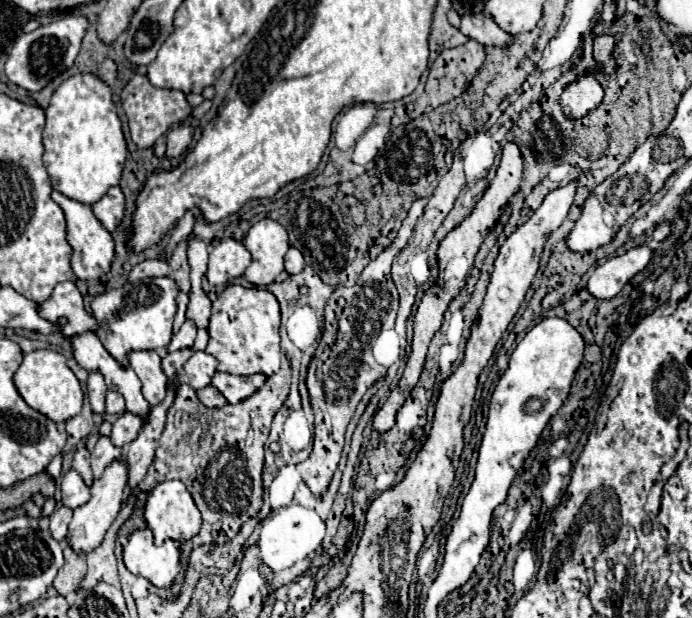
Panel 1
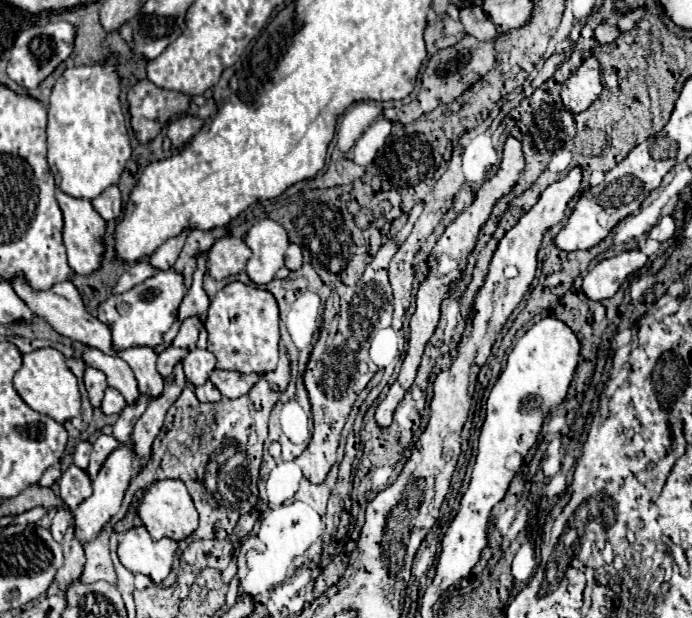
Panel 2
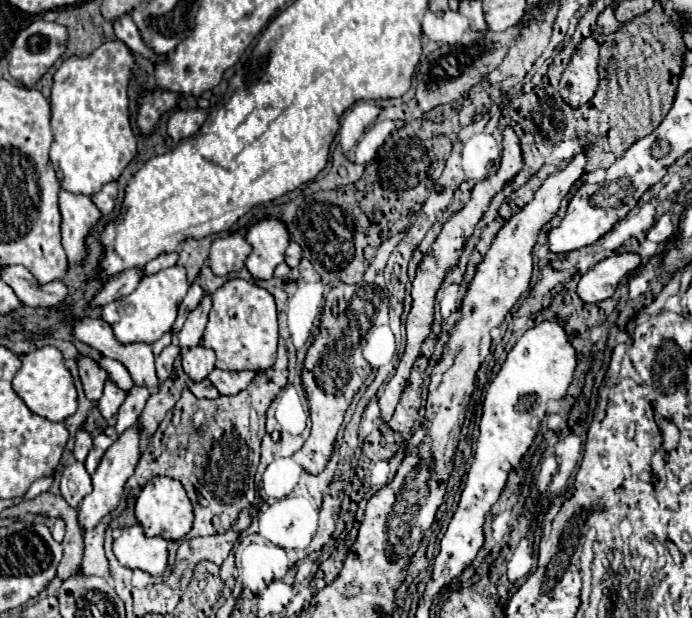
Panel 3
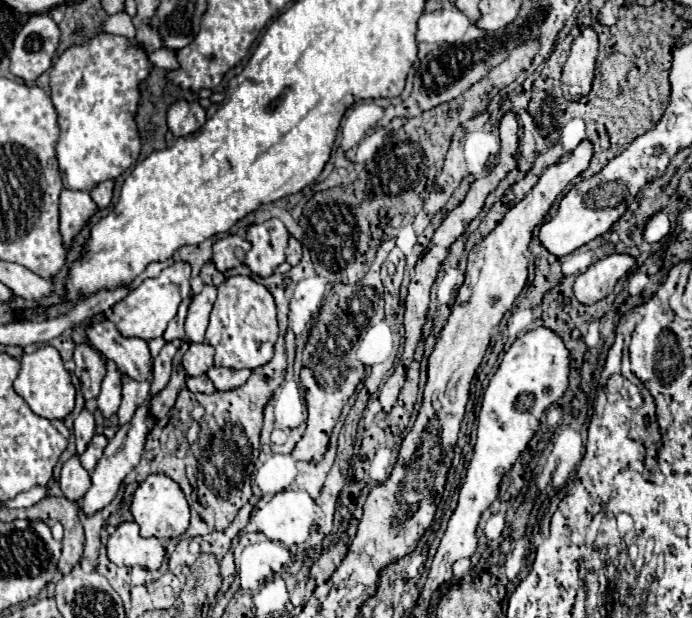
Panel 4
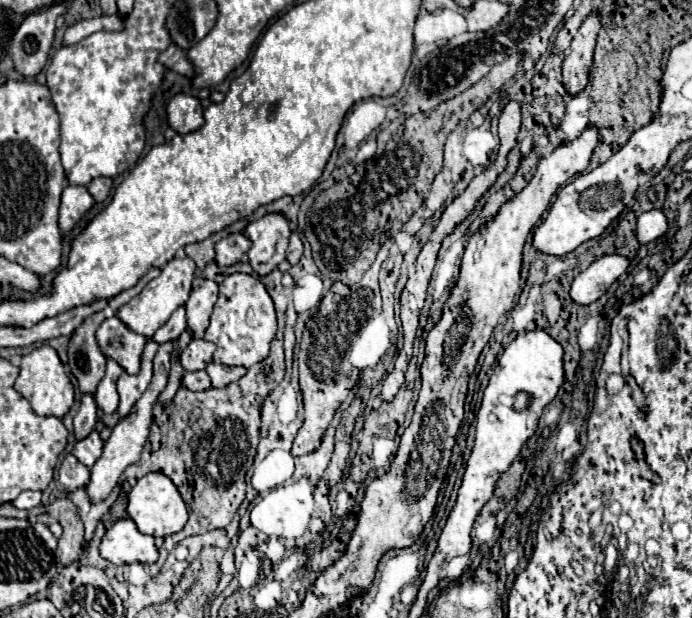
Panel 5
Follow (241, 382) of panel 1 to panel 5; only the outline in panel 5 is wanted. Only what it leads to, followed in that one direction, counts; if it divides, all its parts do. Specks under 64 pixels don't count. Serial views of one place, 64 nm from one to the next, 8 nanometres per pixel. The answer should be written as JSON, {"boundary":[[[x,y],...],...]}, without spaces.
{"boundary":[[[212,362],[212,364],[208,364],[206,372],[208,372],[214,388],[224,388],[230,382],[236,382],[240,376],[244,376],[246,374],[246,368],[240,368],[240,366],[224,366],[224,364]]]}

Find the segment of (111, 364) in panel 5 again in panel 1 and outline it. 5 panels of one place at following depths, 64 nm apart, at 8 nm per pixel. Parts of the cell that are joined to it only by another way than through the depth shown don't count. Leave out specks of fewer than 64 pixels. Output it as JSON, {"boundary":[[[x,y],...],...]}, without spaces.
{"boundary":[[[108,392],[106,394],[106,414],[122,414],[126,410],[124,398],[118,392]]]}

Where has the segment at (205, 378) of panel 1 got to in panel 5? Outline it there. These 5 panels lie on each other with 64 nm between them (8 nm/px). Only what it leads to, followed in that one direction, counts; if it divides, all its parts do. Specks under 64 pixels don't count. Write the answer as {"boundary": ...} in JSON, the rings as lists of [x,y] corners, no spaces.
{"boundary":[[[192,338],[192,342],[182,350],[180,354],[180,362],[184,366],[184,370],[196,372],[196,370],[204,370],[206,364],[212,360],[216,346],[208,340],[202,338]]]}

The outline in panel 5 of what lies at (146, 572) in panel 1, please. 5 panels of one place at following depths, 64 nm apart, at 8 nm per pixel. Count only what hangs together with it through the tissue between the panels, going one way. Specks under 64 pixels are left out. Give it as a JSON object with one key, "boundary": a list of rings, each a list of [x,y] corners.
{"boundary":[[[122,518],[106,528],[106,534],[100,540],[100,556],[112,564],[130,564],[146,562],[152,564],[158,560],[158,548],[154,538],[142,534],[130,518]]]}

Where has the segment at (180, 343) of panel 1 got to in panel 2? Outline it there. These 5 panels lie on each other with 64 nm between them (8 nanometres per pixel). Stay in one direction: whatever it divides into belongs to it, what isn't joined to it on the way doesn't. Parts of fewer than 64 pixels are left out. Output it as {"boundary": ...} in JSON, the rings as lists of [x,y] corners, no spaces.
{"boundary":[[[196,316],[184,320],[182,326],[180,326],[180,332],[178,332],[178,336],[174,338],[172,344],[178,346],[178,348],[186,348],[186,350],[196,348],[196,340],[198,340],[198,334],[200,334],[202,328],[204,328],[204,322]]]}

